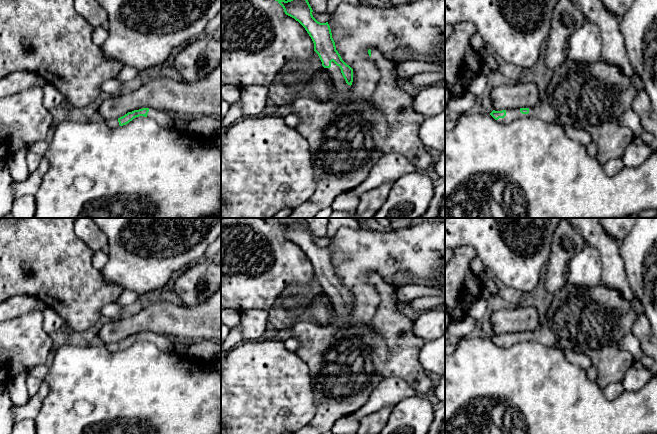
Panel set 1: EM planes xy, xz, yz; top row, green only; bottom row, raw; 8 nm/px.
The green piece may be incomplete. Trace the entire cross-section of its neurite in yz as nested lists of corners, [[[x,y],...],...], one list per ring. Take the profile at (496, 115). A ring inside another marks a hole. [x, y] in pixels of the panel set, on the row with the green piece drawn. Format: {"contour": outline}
{"contour": [[[567,58],[548,78],[548,94],[533,108],[493,110],[490,115],[500,123],[510,123],[527,117],[581,127],[589,133],[597,145],[596,159],[603,165],[610,159],[621,158],[632,143],[634,134],[630,128],[620,124],[620,119],[631,109],[639,90],[644,90],[643,82],[635,73],[632,77],[628,77],[617,66],[610,65],[601,58],[592,63],[588,69],[580,62]]]}

